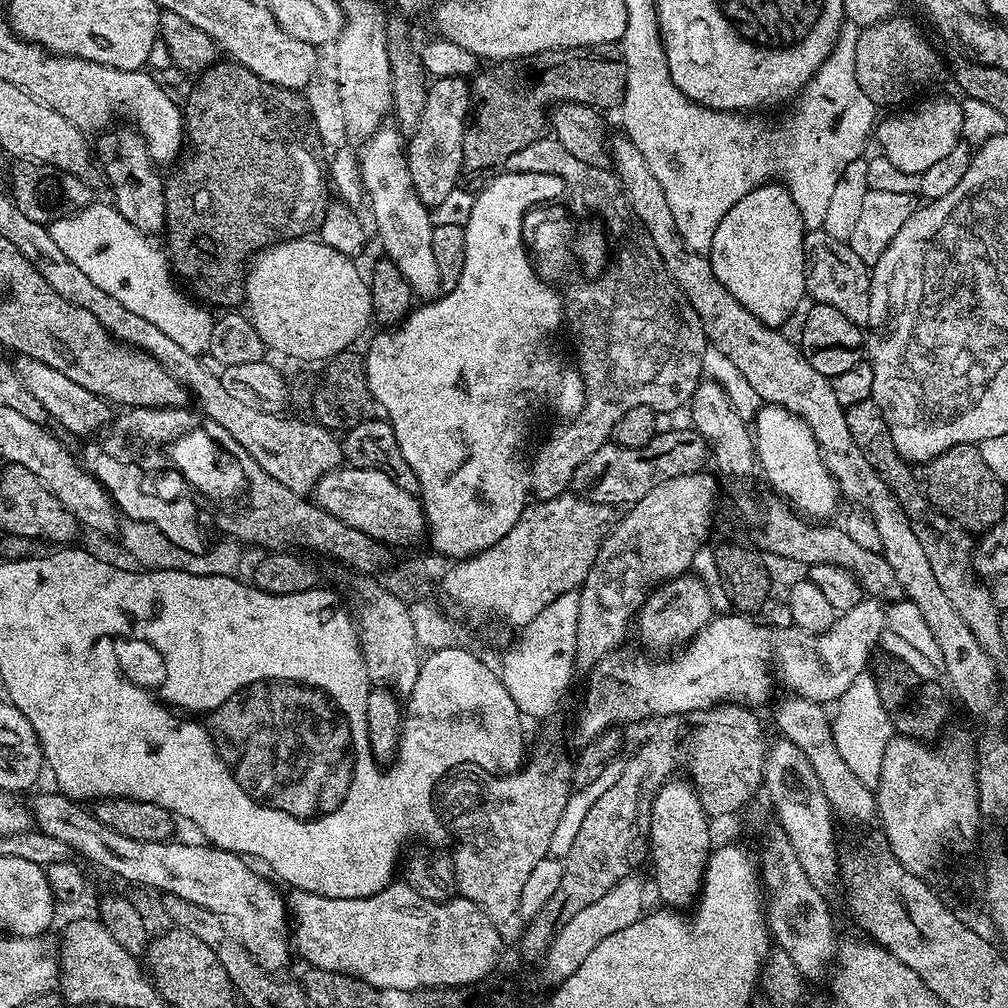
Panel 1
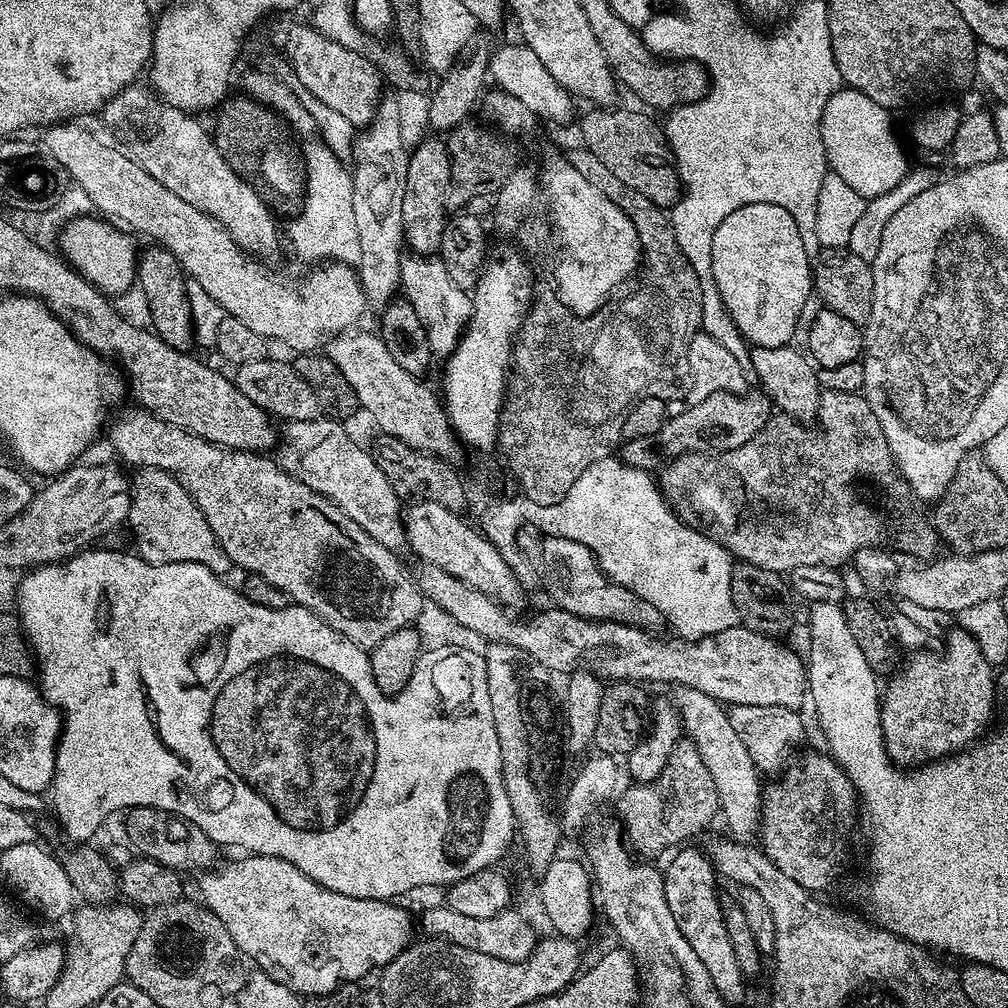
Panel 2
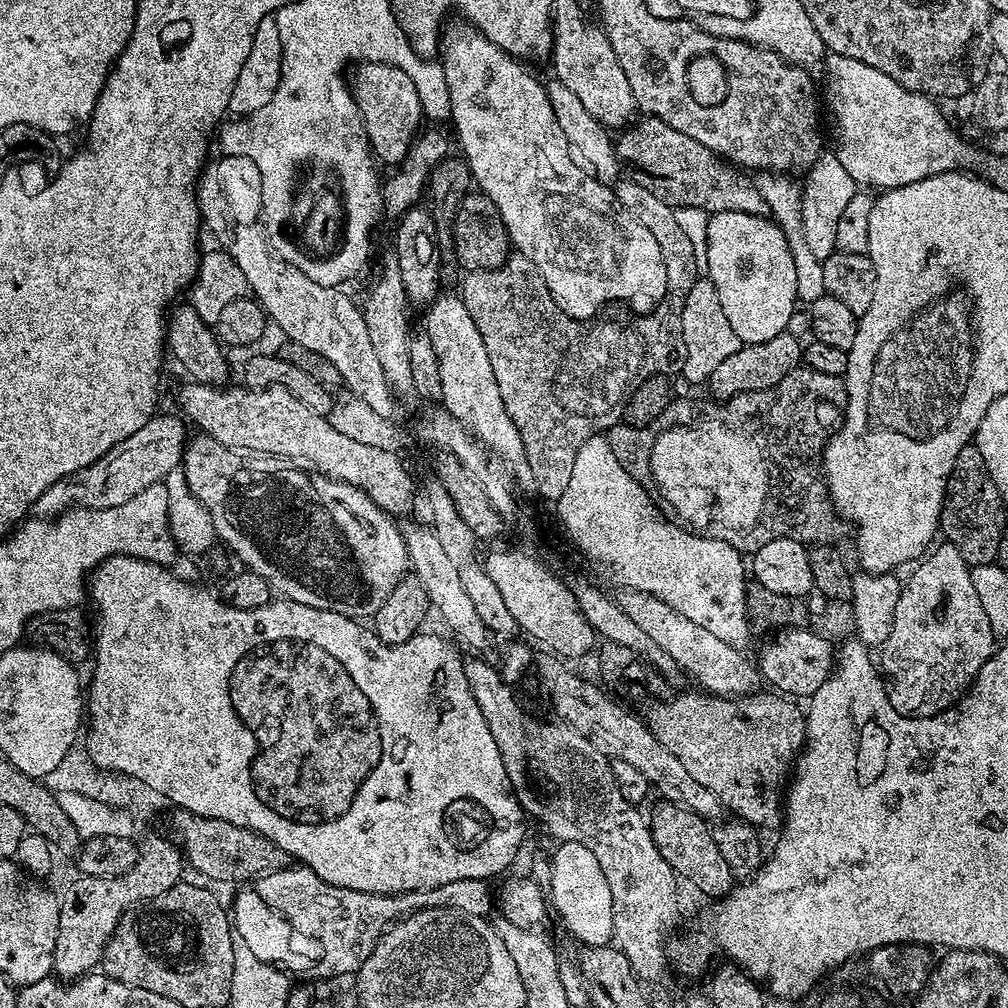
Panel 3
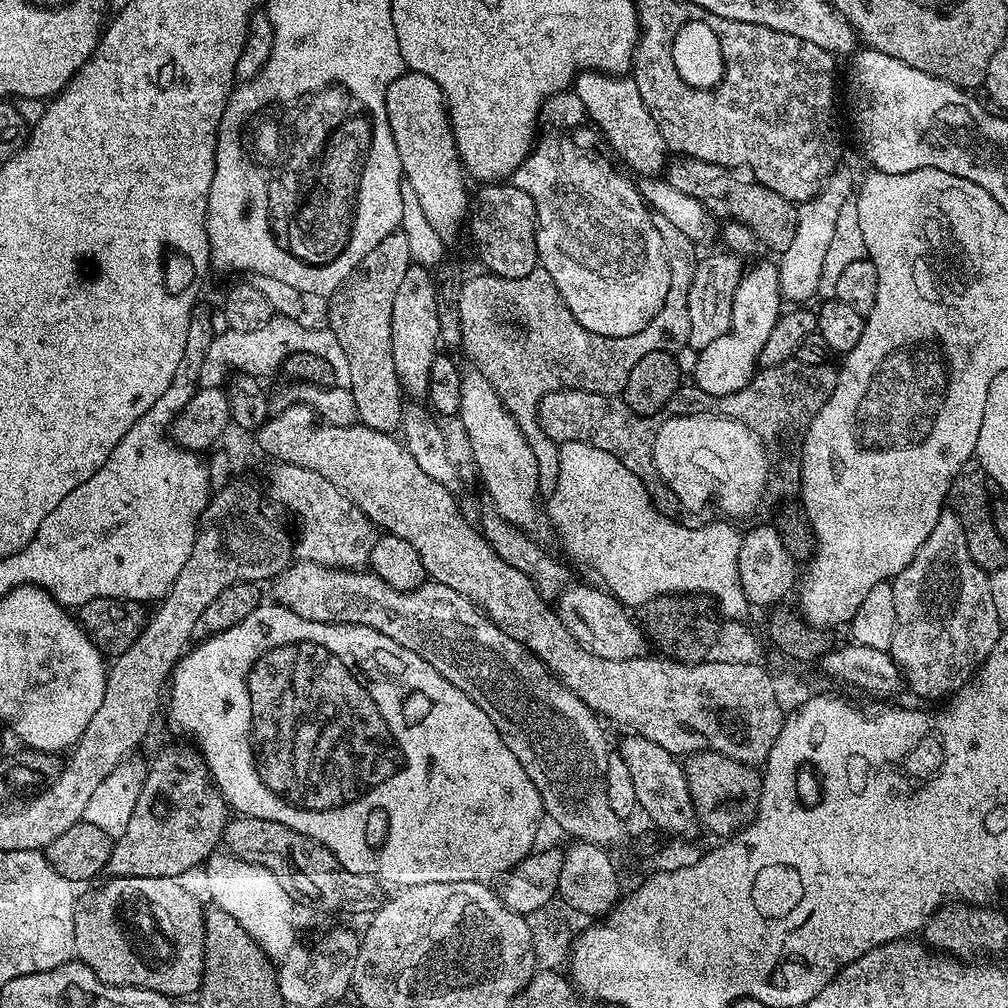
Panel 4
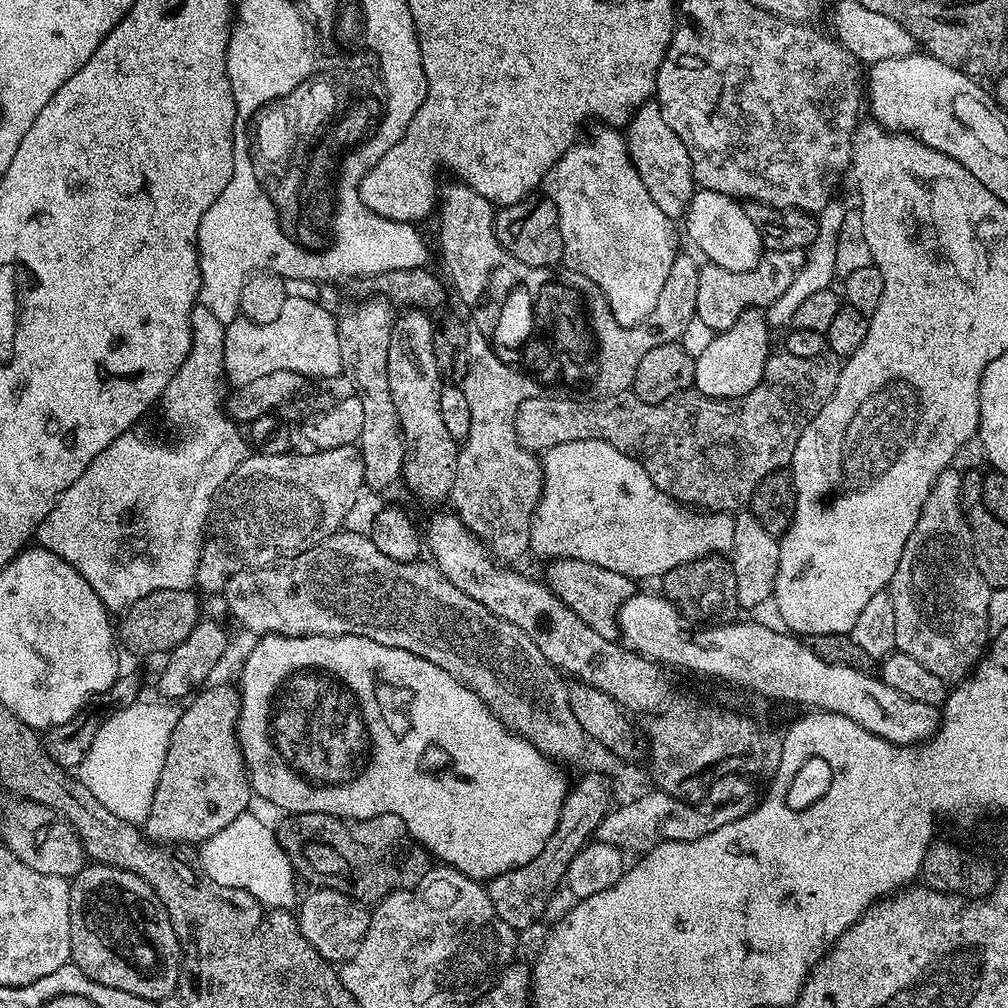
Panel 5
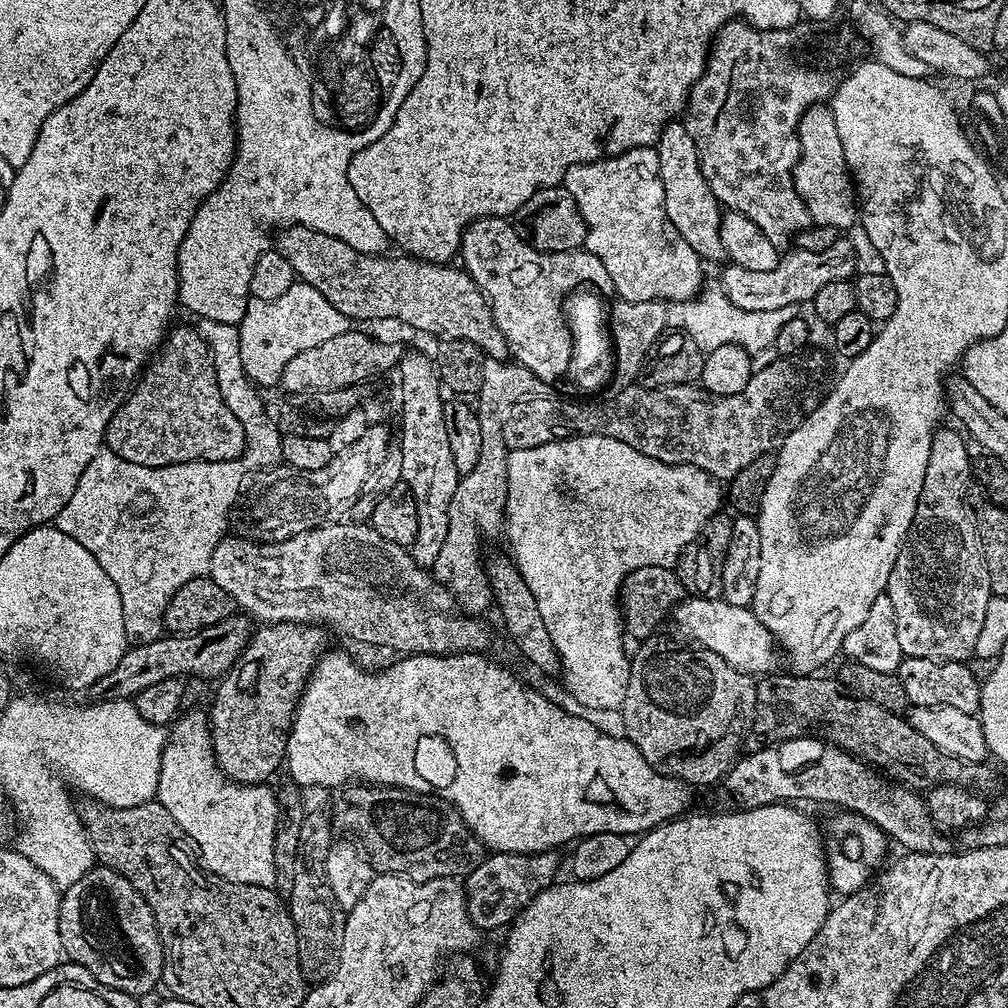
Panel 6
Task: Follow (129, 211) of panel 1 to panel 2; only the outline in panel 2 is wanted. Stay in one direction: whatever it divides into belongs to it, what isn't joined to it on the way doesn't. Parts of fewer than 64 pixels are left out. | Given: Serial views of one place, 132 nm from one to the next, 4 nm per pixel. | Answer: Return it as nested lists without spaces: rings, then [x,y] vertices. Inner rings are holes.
[[[152,247],[156,248],[148,248],[145,252],[143,249],[138,256],[138,288],[144,291],[144,300],[148,303],[151,331],[178,351],[188,352],[194,344],[194,333],[185,270],[169,248]]]

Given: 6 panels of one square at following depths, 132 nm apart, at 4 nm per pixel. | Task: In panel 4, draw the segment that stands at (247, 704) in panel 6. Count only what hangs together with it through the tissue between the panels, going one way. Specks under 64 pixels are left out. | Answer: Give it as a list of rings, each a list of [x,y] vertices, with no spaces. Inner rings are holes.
[[[191,743],[172,744],[152,760],[143,773],[138,802],[126,834],[115,837],[106,869],[109,877],[183,877],[183,872],[205,863],[221,847],[230,809],[216,788],[204,757]]]

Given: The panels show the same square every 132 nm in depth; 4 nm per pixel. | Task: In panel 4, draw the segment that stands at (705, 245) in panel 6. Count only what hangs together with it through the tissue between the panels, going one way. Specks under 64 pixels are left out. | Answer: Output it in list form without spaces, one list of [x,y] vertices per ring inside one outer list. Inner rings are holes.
[[[581,72],[574,81],[574,91],[580,99],[579,107],[583,115],[585,112],[593,120],[591,123],[598,129],[599,135],[603,139],[605,136],[609,146],[624,159],[625,169],[633,168],[640,178],[656,178],[665,171],[670,159],[668,143],[662,138],[662,130],[658,130],[658,122],[650,118],[650,110],[646,110],[646,102],[642,102],[642,94],[638,94],[638,86],[631,75],[610,76],[606,72]]]

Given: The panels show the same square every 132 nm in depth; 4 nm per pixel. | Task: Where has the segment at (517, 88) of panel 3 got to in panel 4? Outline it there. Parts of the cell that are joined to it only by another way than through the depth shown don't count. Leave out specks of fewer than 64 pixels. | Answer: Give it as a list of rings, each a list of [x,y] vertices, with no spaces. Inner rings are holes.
[[[565,90],[552,96],[551,103],[540,114],[539,123],[542,125],[542,131],[539,133],[532,151],[524,159],[522,166],[518,166],[518,170],[512,173],[510,180],[516,187],[526,190],[526,194],[530,194],[530,198],[534,198],[534,206],[536,207],[536,255],[539,267],[547,270],[550,276],[554,278],[558,292],[562,294],[566,306],[574,314],[576,321],[594,334],[602,334],[610,338],[626,337],[630,334],[638,334],[638,330],[645,328],[654,318],[654,314],[658,314],[658,310],[663,306],[668,293],[668,253],[658,230],[654,230],[652,212],[640,197],[639,187],[635,183],[631,184],[623,176],[623,174],[625,175],[623,171],[620,171],[621,173],[615,172],[610,165],[603,164],[600,160],[591,160],[588,154],[577,148],[575,139],[569,133],[568,136],[564,133],[567,128],[572,130],[577,127],[576,112],[578,116],[579,103],[580,99],[574,90]]]

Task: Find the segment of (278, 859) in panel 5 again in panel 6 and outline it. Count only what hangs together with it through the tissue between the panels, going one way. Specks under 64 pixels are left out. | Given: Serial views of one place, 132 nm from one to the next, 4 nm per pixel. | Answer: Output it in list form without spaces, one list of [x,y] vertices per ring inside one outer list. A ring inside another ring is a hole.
[[[187,712],[167,733],[155,799],[182,826],[209,872],[230,882],[272,888],[276,883],[271,846],[274,798],[255,784],[237,784],[228,779],[216,763],[209,717],[205,713],[203,716],[200,712]]]

